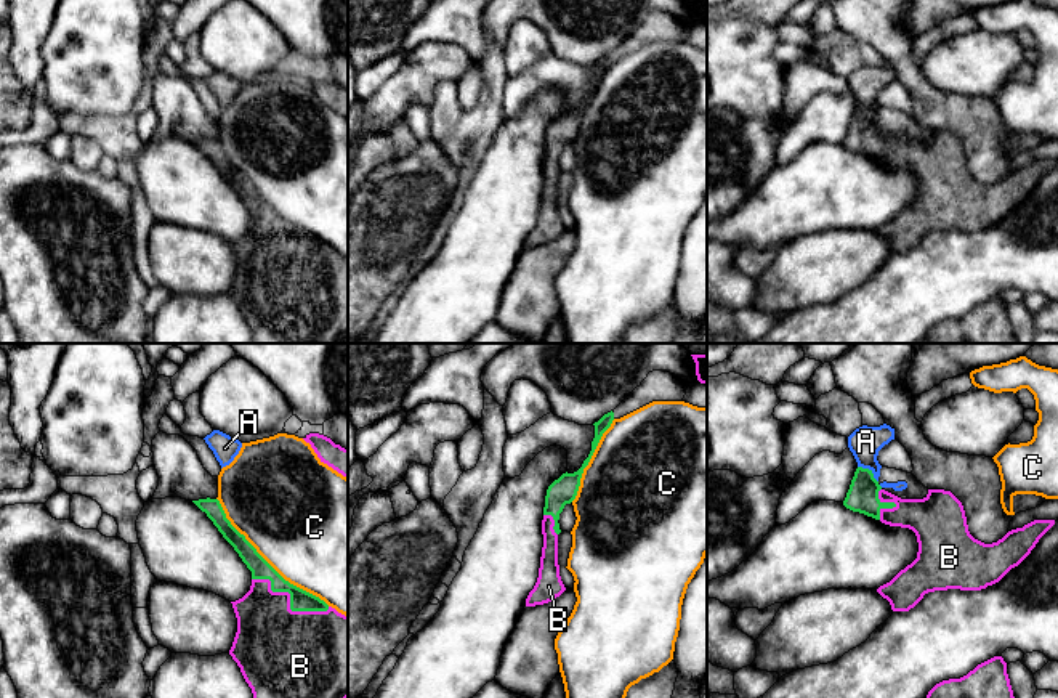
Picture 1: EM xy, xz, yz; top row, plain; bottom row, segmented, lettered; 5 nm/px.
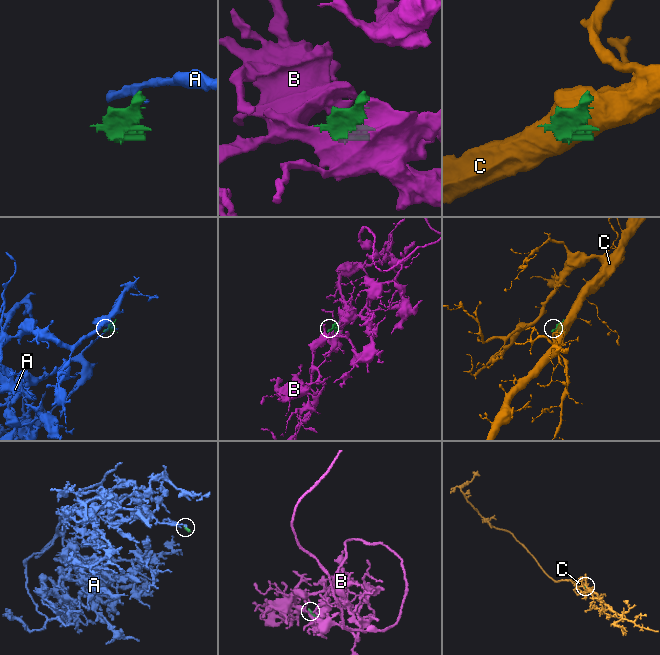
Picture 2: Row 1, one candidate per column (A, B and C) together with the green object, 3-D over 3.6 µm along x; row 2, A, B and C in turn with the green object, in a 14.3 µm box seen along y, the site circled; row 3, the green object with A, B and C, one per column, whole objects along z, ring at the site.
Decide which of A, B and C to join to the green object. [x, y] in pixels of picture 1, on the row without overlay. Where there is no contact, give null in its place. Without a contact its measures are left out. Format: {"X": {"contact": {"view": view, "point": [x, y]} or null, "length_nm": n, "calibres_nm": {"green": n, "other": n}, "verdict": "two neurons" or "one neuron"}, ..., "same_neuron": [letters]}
{"A": {"contact": {"view": "yz", "point": [869, 111]}, "length_nm": 130, "calibres_nm": {"green": 160, "other": 160}, "verdict": "two neurons"}, "B": {"contact": {"view": "xy", "point": [290, 239]}, "length_nm": 420, "calibres_nm": {"green": 110, "other": 400}, "verdict": "one neuron"}, "C": {"contact": {"view": "xy", "point": [265, 201]}, "length_nm": 800, "calibres_nm": {"green": 100, "other": 500}, "verdict": "two neurons"}, "same_neuron": ["B"]}

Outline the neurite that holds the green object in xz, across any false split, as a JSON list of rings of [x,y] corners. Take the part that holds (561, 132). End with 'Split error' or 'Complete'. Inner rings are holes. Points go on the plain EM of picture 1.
[[[611,51],[593,64],[595,79],[592,82],[592,91],[588,98],[584,101],[582,108],[574,114],[563,114],[547,130],[542,160],[543,188],[540,197],[539,218],[534,229],[529,233],[526,239],[526,247],[548,244],[566,231],[559,217],[558,205],[558,175],[561,173],[558,164],[559,154],[563,152],[566,144],[571,144],[575,140],[584,109],[588,106],[603,74],[611,67],[612,61],[614,53]]]. Split error

